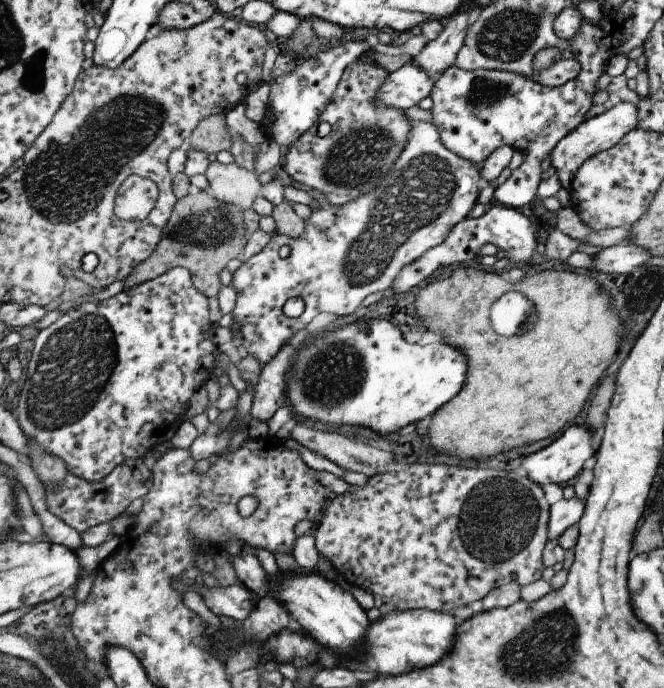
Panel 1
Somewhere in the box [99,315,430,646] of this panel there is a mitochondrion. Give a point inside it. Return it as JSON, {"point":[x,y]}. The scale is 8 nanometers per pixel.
{"point":[335,373]}

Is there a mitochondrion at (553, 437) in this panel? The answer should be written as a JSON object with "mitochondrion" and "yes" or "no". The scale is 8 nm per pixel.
{"mitochondrion":"no"}

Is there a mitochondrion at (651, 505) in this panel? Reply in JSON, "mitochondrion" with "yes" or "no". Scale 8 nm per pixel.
{"mitochondrion":"no"}

